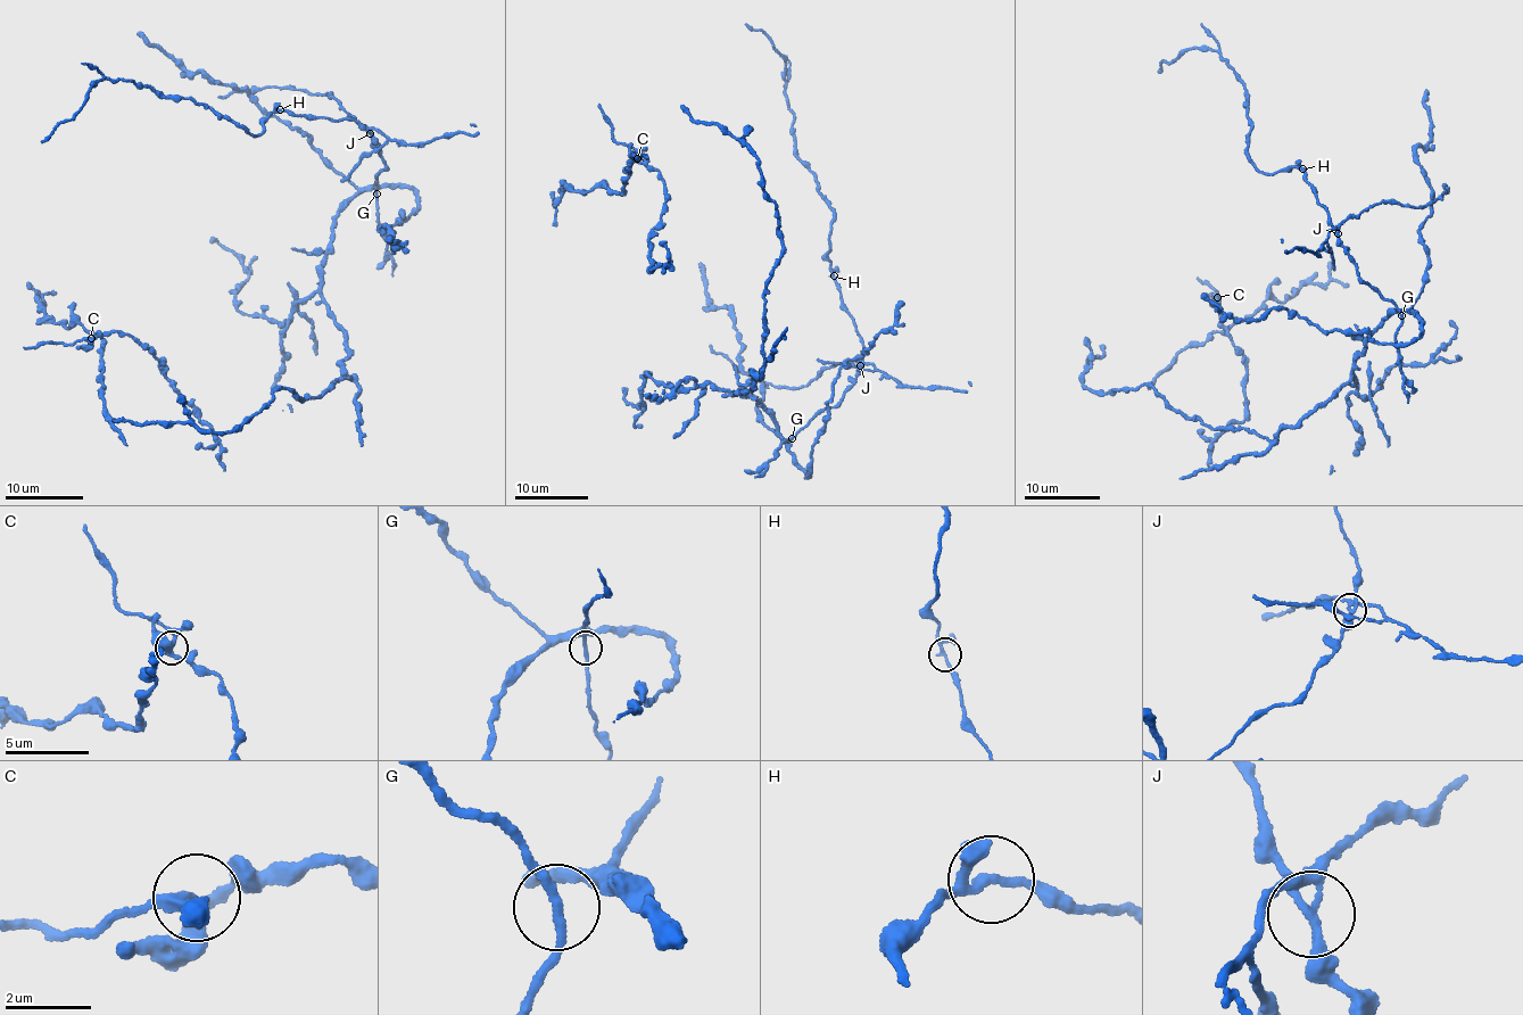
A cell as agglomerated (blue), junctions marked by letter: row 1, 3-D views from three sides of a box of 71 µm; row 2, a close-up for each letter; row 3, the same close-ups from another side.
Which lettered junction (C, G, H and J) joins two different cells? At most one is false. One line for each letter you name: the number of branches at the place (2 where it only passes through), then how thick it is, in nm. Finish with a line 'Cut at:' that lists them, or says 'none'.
J: 4 | 190 nm
Cut at: J

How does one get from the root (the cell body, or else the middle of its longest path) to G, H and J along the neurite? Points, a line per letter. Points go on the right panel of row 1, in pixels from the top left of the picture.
G: (1282, 430), (1334, 396), (1350, 379), (1365, 338), (1395, 311), (1410, 313), (1401, 315)
H: (1282, 430), (1350, 379), (1373, 329), (1395, 311), (1410, 313), (1358, 278), (1302, 168)
J: (1282, 430), (1350, 379), (1352, 361), (1373, 329), (1395, 311), (1410, 313), (1400, 312), (1358, 278), (1337, 233)

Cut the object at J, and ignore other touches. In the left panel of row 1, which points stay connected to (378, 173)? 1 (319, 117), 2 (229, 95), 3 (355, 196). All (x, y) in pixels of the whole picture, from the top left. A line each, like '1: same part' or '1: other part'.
1: same part
2: other part
3: same part

